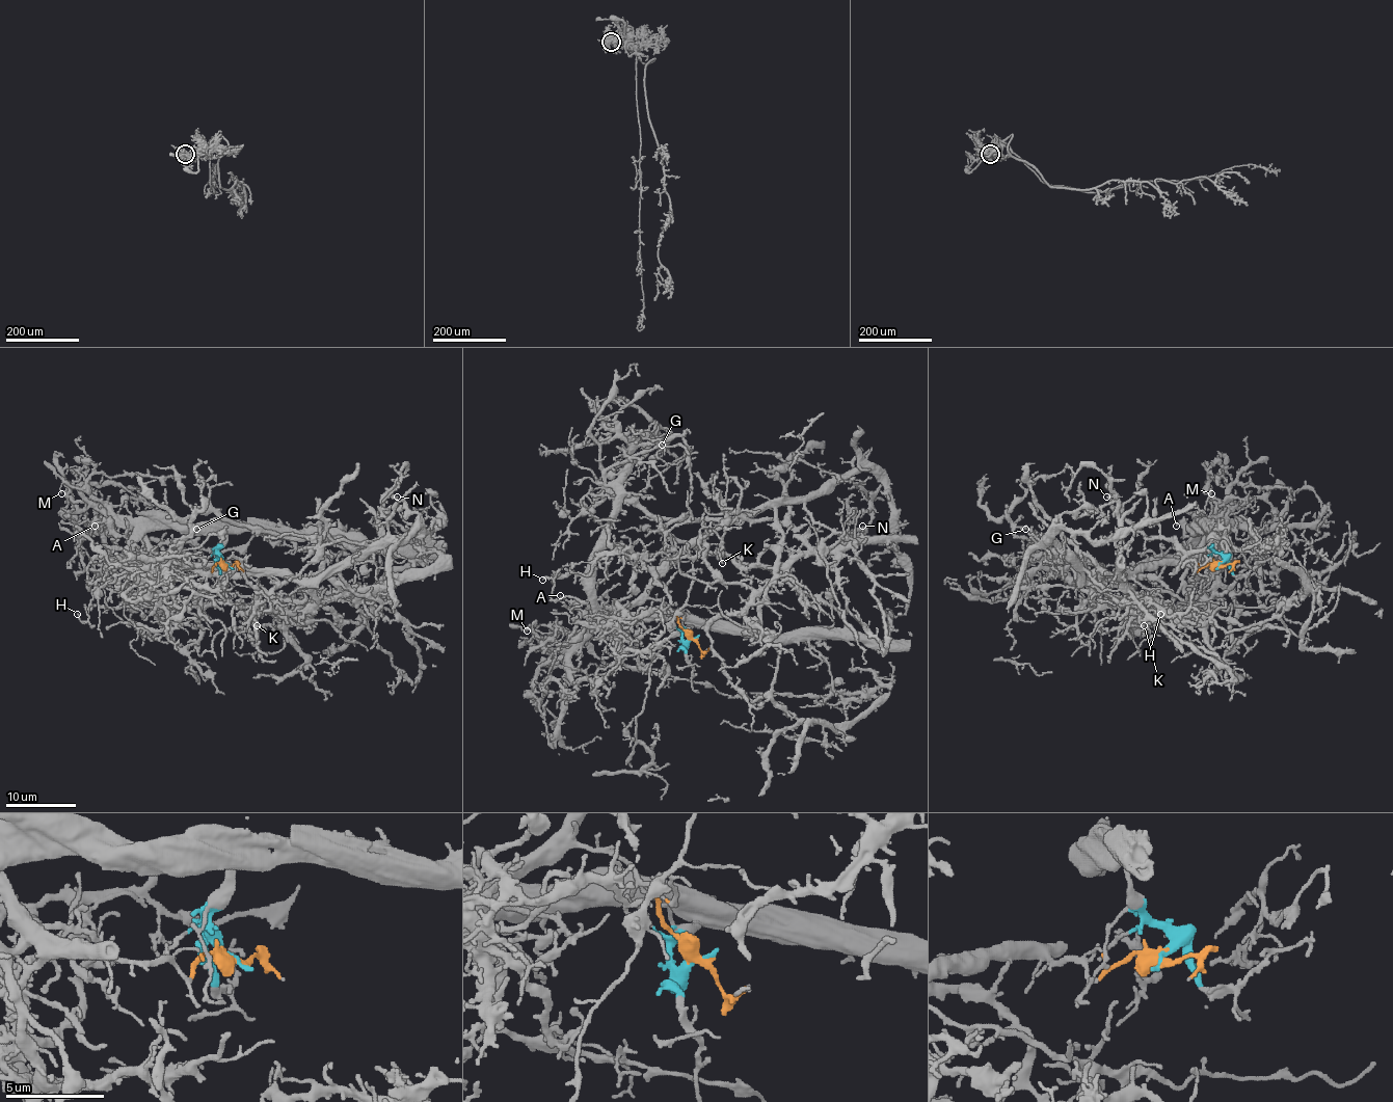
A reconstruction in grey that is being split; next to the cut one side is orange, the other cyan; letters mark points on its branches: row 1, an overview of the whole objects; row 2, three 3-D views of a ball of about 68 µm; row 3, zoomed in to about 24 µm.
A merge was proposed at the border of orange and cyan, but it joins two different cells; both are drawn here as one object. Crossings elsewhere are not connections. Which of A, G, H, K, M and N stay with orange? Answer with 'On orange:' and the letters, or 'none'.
On orange: A, H, M

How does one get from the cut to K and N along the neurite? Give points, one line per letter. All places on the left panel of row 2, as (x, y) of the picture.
K: (225, 563), (221, 529), (141, 537), (162, 609), (194, 606), (201, 590), (216, 601), (249, 596), (257, 624)
N: (225, 563), (221, 529), (141, 537), (162, 609), (201, 590), (325, 601), (390, 575), (379, 506), (397, 496)

